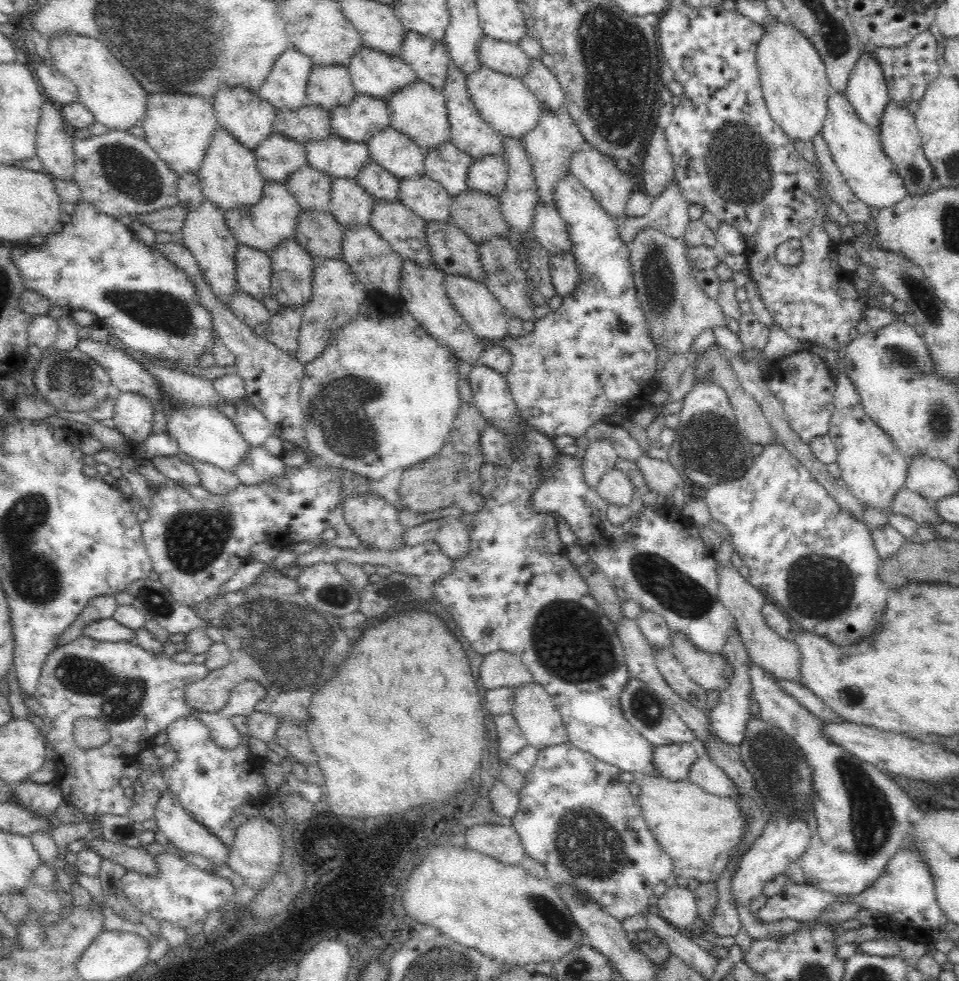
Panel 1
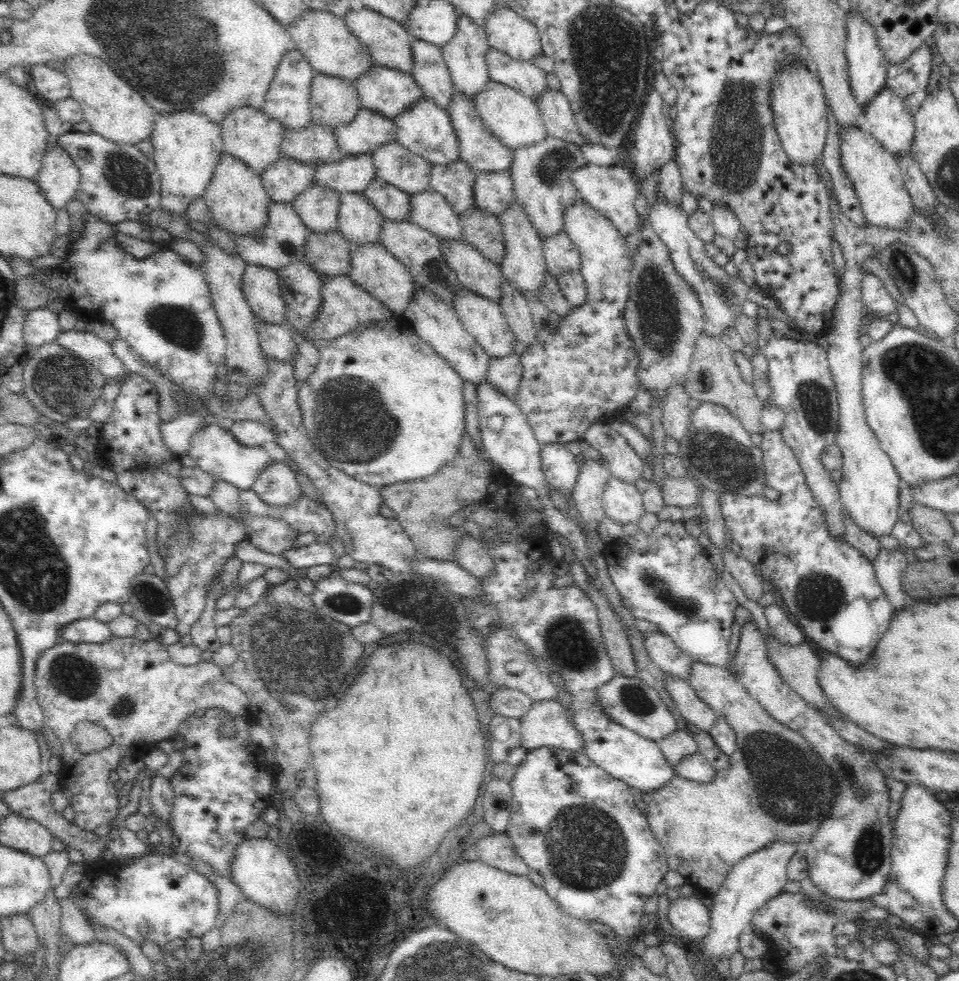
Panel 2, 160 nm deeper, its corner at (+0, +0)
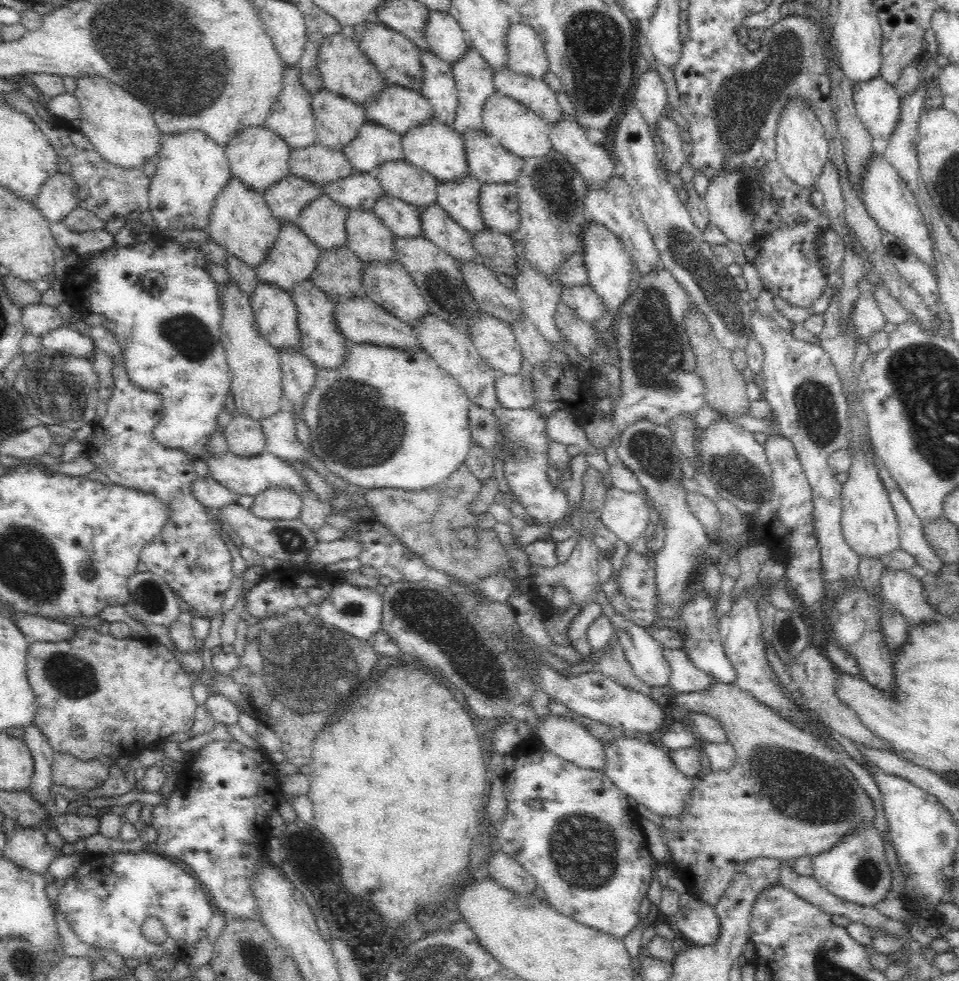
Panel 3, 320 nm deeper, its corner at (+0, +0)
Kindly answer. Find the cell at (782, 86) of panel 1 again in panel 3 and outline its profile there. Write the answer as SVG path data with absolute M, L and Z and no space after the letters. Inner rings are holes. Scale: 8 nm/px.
M794 98L788 102L786 110L781 112L777 122L776 152L777 162L783 169L783 174L801 190L816 190L817 181L824 166L829 162L829 144L825 127L816 119L814 111L805 104L805 100Z

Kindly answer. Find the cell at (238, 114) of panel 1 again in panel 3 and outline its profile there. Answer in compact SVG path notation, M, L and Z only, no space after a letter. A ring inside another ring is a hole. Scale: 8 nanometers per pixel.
M266 126L240 129L225 146L225 155L233 177L244 183L248 189L262 194L275 182L291 175L290 153L290 147L284 139Z

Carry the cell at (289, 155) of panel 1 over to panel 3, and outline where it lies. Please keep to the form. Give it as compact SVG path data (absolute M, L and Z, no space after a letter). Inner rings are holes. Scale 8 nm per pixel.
M290 175L284 180L275 182L263 197L270 213L282 226L286 223L296 225L304 208L323 194L322 189L316 187L314 183Z

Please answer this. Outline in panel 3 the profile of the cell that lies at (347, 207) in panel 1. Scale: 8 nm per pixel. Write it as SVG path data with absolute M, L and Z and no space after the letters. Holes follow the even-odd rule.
M352 209L347 213L345 220L347 232L347 246L364 263L371 265L374 263L393 263L397 261L395 255L395 236L390 229L376 216L372 210Z

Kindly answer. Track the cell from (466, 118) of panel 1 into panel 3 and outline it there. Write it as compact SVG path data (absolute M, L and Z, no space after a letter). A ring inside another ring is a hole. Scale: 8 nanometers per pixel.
M482 131L463 134L468 173L481 183L516 183L525 160L508 152L496 137Z

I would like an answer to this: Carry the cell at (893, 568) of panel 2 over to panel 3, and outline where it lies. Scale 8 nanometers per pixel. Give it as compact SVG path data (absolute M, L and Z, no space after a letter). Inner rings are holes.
M884 571L881 587L883 597L905 616L909 627L927 625L942 618L927 601L923 584L908 571Z

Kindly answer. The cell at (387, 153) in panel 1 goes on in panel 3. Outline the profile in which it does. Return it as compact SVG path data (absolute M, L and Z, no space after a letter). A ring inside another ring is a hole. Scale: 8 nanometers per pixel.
M408 162L382 164L378 174L382 191L422 212L437 203L437 181Z

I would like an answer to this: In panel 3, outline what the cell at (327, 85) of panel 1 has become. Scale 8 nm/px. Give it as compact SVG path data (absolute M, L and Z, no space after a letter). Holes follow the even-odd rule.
M326 88L311 98L317 142L328 149L347 147L367 121L365 108L330 93Z

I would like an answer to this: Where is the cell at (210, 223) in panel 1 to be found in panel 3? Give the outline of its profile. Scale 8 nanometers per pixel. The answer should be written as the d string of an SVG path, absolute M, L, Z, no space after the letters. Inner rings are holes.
M232 282L220 287L220 291L223 303L221 343L231 372L231 393L236 410L261 424L262 419L275 415L281 409L283 382L279 354L260 334L251 301L240 287Z

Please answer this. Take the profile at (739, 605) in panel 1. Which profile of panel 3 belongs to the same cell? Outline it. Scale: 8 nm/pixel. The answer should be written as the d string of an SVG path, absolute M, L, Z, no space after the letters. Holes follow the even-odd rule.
M810 645L800 655L798 655L787 668L792 676L794 688L798 688L805 698L807 708L811 710L816 716L822 718L832 730L836 730L838 734L842 734L850 739L855 745L866 745L868 748L876 750L890 751L896 753L892 745L871 730L868 730L862 721L858 718L856 712L848 708L836 694L836 687L834 669L832 668L832 661L824 656L818 648Z

